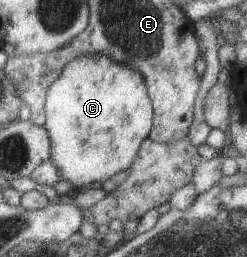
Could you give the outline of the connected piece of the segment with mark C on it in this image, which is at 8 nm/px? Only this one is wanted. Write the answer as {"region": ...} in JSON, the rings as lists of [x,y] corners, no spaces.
{"region":[[[98,53],[82,55],[66,65],[46,96],[46,114],[46,127],[53,139],[52,161],[64,180],[83,190],[92,183],[112,181],[112,177],[133,167],[142,145],[153,132],[155,108],[144,74],[128,71],[124,65]]]}

